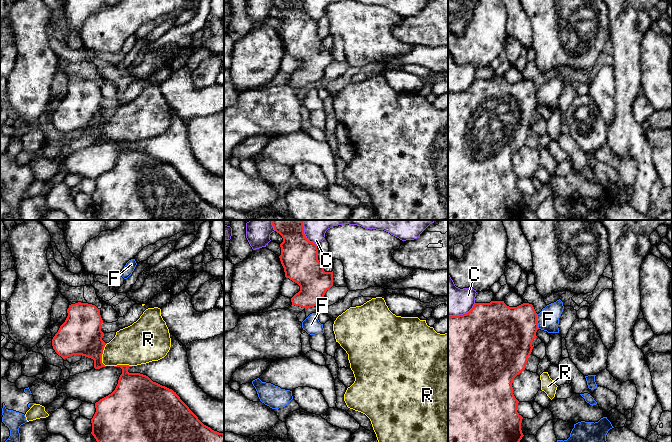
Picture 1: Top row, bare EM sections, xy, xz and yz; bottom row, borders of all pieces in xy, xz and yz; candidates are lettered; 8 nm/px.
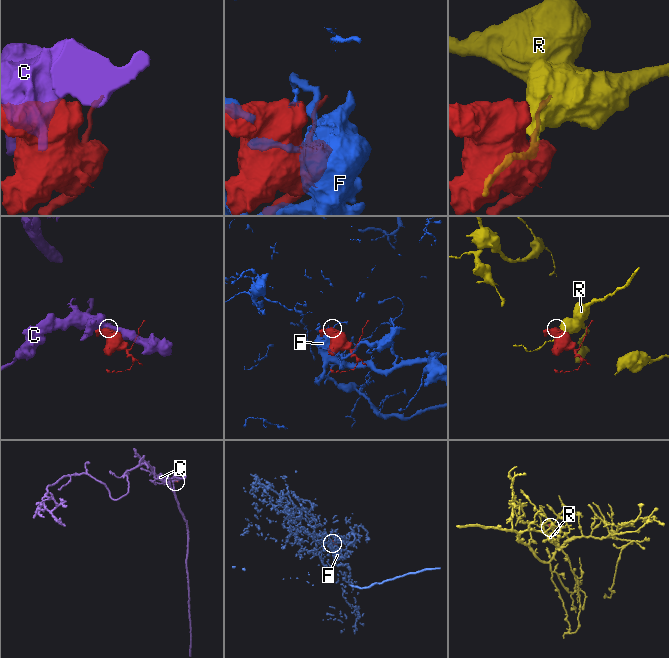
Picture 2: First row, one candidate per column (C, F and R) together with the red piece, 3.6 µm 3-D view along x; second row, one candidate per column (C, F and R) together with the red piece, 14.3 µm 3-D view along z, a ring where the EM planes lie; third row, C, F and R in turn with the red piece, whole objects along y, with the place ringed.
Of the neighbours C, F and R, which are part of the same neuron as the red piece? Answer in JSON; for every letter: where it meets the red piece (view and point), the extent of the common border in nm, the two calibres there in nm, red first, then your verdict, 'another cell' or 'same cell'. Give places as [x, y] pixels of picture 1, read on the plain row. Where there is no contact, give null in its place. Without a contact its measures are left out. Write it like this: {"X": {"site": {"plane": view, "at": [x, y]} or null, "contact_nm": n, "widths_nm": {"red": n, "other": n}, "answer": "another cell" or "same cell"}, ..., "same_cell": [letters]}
{"C": {"site": {"plane": "yz", "at": [463, 90]}, "contact_nm": 240, "widths_nm": {"red": 500, "other": 260}, "answer": "another cell"}, "F": {"site": {"plane": "yz", "at": [536, 97]}, "contact_nm": 120, "widths_nm": {"red": 420, "other": 180}, "answer": "another cell"}, "R": {"site": {"plane": "xy", "at": [101, 131]}, "contact_nm": 190, "widths_nm": {"red": 320, "other": 300}, "answer": "another cell"}, "same_cell": []}

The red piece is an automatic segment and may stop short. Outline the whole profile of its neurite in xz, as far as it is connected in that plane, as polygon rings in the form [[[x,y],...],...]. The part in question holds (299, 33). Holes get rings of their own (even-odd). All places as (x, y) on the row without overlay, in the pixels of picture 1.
[[[272,0],[274,6],[279,9],[283,18],[280,20],[281,31],[279,32],[284,44],[285,53],[300,62],[300,67],[292,74],[292,81],[285,85],[277,85],[265,89],[250,89],[239,92],[238,100],[229,108],[224,110],[224,160],[229,160],[233,149],[246,139],[260,135],[282,135],[294,134],[302,131],[302,99],[297,91],[303,86],[317,82],[324,78],[324,71],[333,62],[333,47],[325,48],[324,40],[318,36],[317,21],[310,18],[304,10],[303,0]]]

